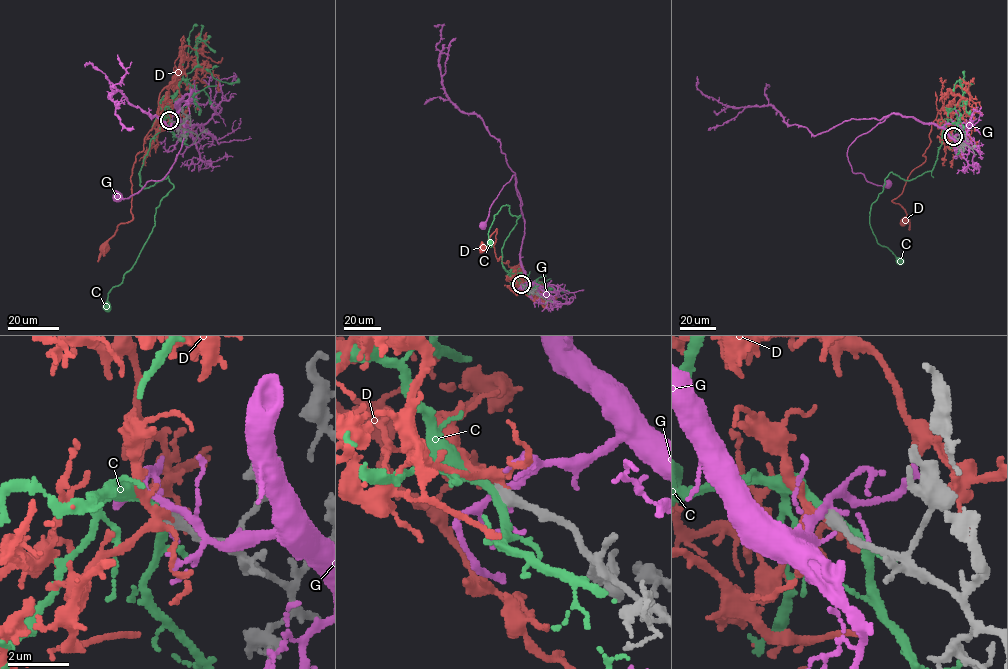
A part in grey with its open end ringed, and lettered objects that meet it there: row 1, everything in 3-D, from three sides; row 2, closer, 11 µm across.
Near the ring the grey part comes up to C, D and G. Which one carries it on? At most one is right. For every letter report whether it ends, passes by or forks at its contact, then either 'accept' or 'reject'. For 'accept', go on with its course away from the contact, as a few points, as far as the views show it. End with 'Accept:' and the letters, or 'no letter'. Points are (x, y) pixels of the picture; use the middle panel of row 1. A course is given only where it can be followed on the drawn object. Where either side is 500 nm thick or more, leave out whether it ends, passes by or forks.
C: it passes by; reject
D: it forks; accept; course (522, 284), (510, 275), (515, 271), (508, 260), (495, 256), (497, 229), (482, 247)
G: it forks; reject
Accept: D

